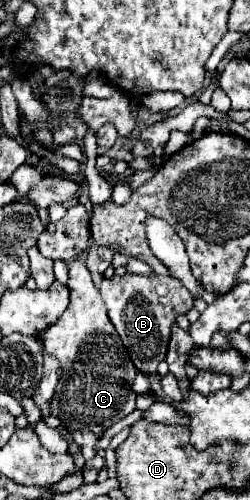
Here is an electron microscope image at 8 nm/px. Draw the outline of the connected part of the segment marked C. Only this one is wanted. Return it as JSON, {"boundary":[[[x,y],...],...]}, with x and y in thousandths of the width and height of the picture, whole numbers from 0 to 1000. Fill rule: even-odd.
{"boundary":[[[324,522],[276,526],[268,574],[284,582],[276,614],[236,642],[164,670],[180,706],[220,714],[244,730],[244,754],[212,798],[196,802],[196,818],[204,830],[220,830],[284,862],[364,862],[388,874],[412,874],[444,850],[540,818],[548,786],[516,762],[540,758],[548,738],[428,634],[420,606],[364,562],[364,546]]]}

